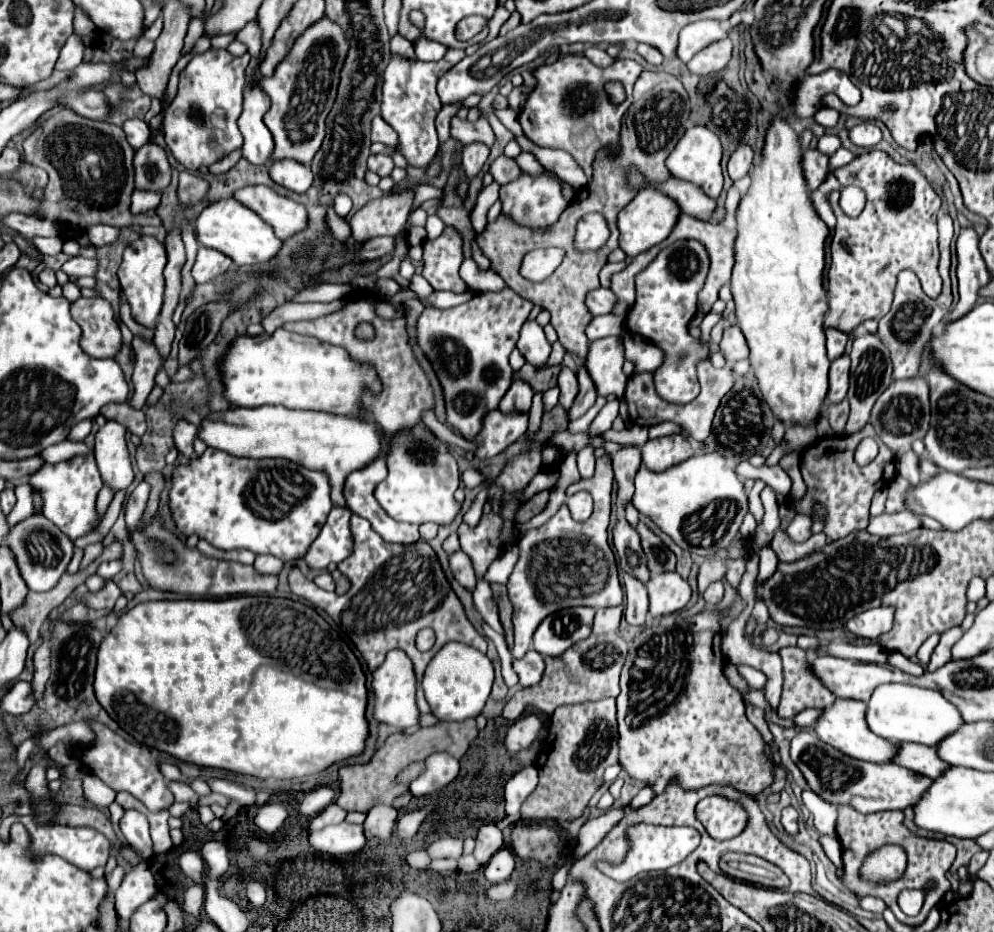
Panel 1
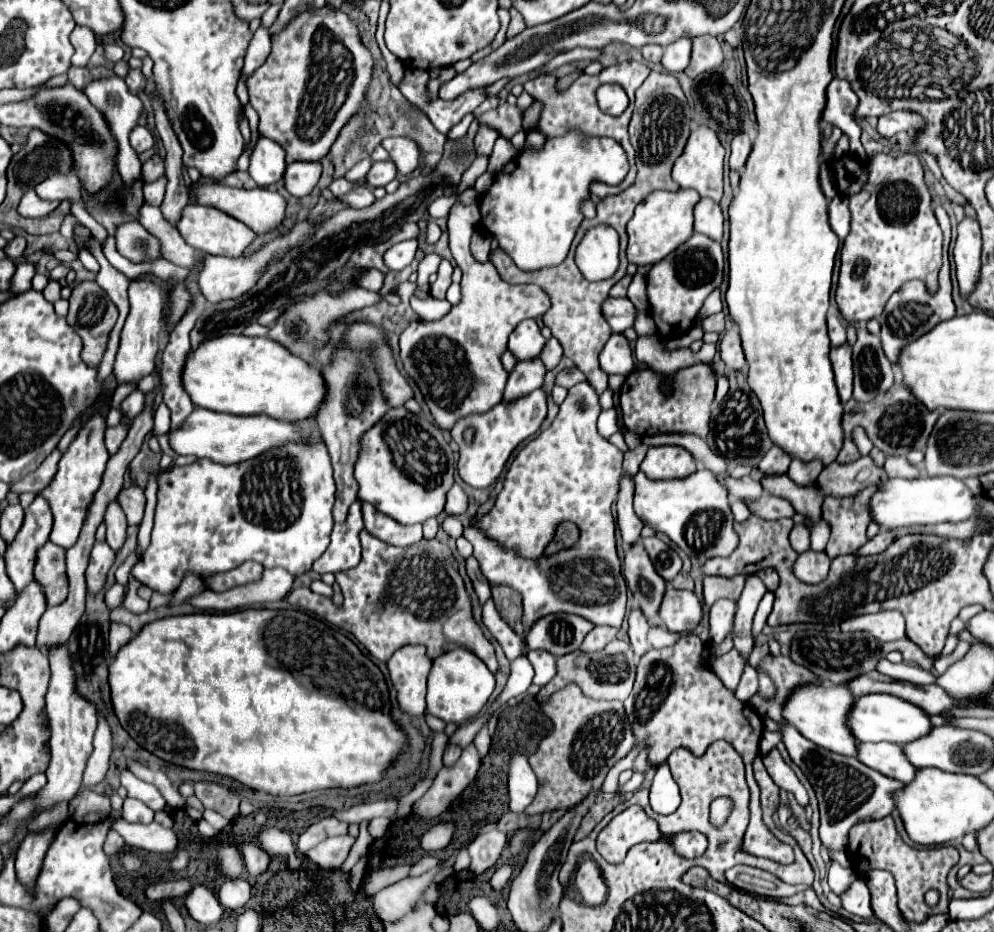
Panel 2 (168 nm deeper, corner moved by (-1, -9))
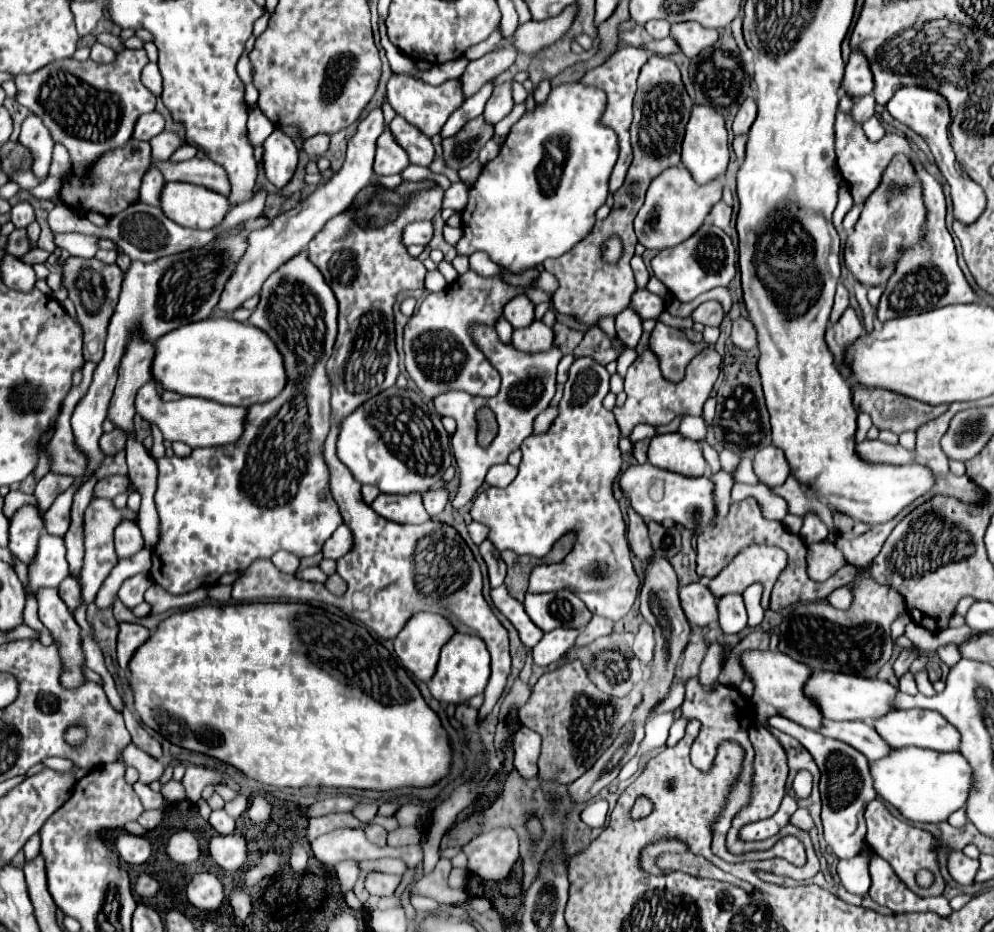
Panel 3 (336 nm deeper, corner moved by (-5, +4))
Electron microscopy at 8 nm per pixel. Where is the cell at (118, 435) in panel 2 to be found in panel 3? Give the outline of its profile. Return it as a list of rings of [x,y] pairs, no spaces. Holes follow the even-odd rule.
[[[113,429],[111,433],[105,433],[101,437],[101,447],[103,447],[103,453],[107,455],[115,455],[119,451],[125,449],[125,441],[127,441],[127,435],[123,429]]]

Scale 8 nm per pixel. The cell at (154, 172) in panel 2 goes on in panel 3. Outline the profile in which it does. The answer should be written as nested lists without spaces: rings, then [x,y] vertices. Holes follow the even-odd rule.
[[[163,131],[159,137],[151,139],[151,147],[153,147],[153,159],[169,159],[177,147],[181,145],[179,137],[175,133]]]

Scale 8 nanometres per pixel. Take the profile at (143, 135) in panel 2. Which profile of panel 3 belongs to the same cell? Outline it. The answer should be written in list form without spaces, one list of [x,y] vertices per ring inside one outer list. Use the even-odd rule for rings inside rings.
[[[153,111],[153,113],[147,113],[147,115],[141,115],[135,123],[135,131],[133,131],[133,139],[139,139],[139,141],[151,141],[155,135],[159,135],[163,131],[163,117]]]

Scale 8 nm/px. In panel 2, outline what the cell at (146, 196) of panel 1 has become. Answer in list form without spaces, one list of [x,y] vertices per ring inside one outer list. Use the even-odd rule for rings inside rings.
[[[161,176],[157,178],[155,182],[147,182],[143,184],[143,194],[145,194],[145,200],[153,206],[159,206],[163,202],[163,196],[165,196],[165,186],[167,186],[167,176]]]

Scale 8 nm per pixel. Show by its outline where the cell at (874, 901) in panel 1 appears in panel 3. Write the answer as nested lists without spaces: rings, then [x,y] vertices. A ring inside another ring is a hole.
[[[857,855],[847,861],[839,861],[837,875],[841,879],[841,885],[855,895],[865,895],[871,887],[871,877],[867,869],[867,859]]]

